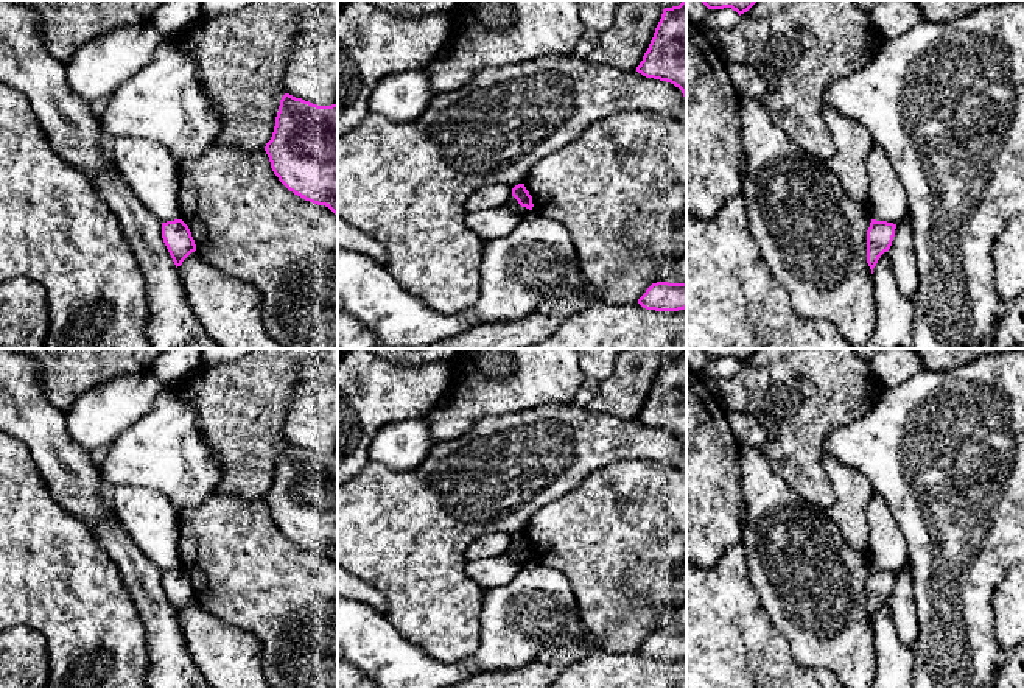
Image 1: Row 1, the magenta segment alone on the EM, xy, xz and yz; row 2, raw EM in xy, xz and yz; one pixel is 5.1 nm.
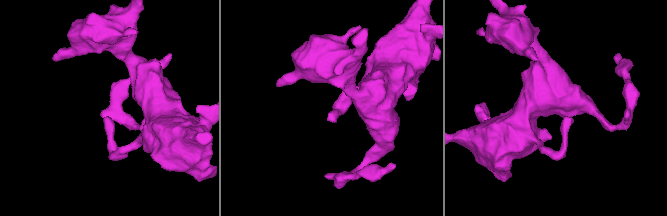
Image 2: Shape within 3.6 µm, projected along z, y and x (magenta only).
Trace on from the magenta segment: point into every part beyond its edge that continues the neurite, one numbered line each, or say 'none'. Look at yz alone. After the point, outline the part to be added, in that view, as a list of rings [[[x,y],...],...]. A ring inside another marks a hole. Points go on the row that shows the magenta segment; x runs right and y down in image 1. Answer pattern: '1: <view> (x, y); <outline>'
none

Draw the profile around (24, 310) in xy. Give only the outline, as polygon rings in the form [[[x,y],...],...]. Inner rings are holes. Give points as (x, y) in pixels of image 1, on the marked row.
[[[23,277],[0,283],[0,349],[42,349],[47,333],[47,290]]]

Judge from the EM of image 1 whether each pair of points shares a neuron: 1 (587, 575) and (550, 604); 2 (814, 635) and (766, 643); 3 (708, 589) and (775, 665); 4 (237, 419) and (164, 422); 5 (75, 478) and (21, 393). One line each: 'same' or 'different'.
1: different
2: different
3: same
4: different
5: same

